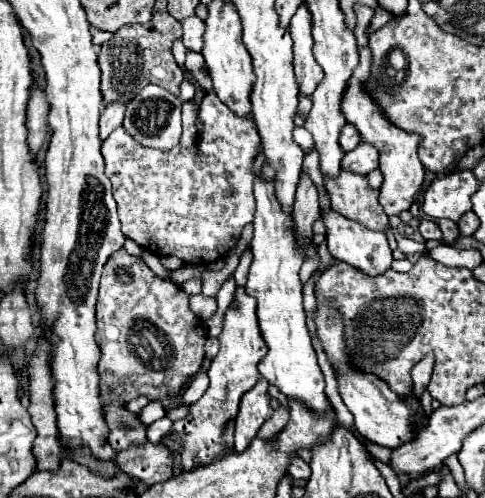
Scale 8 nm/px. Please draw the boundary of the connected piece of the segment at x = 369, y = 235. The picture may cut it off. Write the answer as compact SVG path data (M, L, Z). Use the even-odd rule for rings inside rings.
M335 210L321 212L321 218L327 228L327 246L329 246L329 252L333 258L347 262L347 264L353 264L355 268L359 268L361 272L365 272L369 276L379 276L387 268L391 268L393 256L391 256L391 248L389 248L383 232L373 232L373 230L337 214Z

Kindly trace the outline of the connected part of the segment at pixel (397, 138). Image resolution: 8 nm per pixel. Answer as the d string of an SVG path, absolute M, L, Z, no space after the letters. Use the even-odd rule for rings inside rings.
M357 4L353 8L357 14L357 30L353 30L353 32L355 32L357 46L359 46L359 66L353 72L353 78L349 78L349 90L345 90L345 102L341 102L341 110L345 114L345 120L357 126L357 130L361 132L361 140L371 142L379 150L379 156L381 156L379 168L383 172L383 186L379 190L381 192L379 202L381 202L385 214L393 216L393 214L399 214L399 212L411 208L413 198L415 198L419 186L423 184L425 168L417 158L417 148L421 144L421 136L409 134L409 132L393 126L385 118L385 114L381 114L381 108L377 108L377 102L373 102L371 94L365 90L365 82L369 78L369 70L371 70L371 62L373 62L371 50L367 46L367 28L371 24L375 10L369 6L361 6L361 4Z

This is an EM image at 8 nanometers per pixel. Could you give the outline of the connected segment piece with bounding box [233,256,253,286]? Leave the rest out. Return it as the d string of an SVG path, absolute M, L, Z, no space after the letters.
M241 256L241 262L239 262L239 266L237 266L237 270L235 270L235 282L237 282L237 286L245 286L245 282L247 282L247 274L249 274L249 262L251 262L253 258L251 256Z

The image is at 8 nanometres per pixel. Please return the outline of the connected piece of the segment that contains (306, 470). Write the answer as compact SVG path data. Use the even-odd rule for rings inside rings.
M297 456L297 458L293 458L291 460L291 466L289 466L289 474L295 478L295 480L309 480L309 476L311 476L311 468Z

